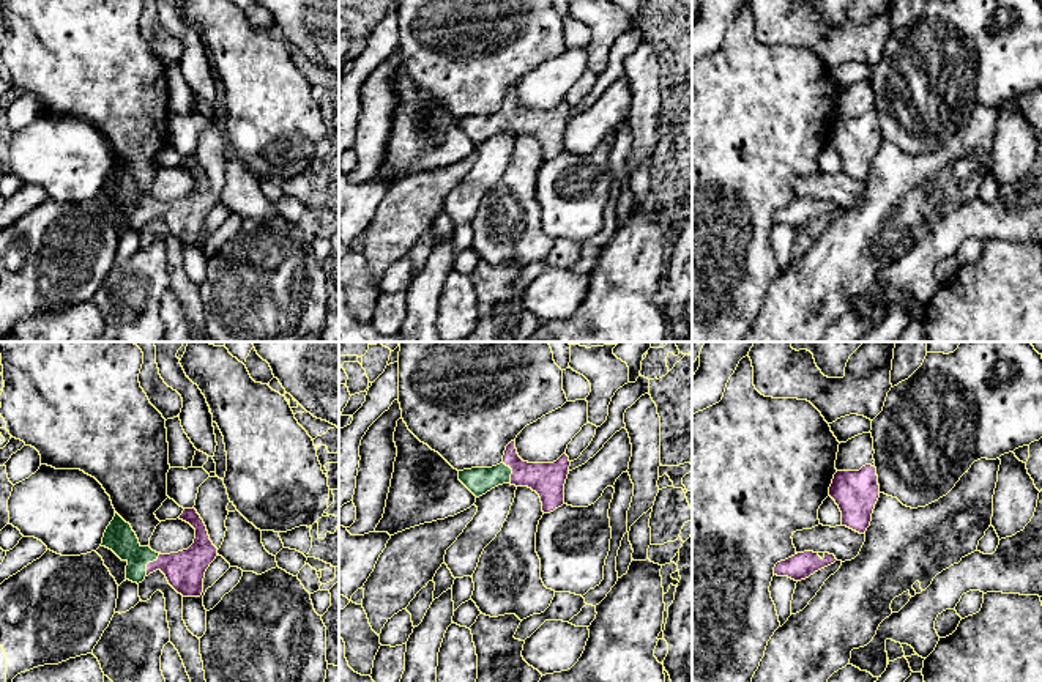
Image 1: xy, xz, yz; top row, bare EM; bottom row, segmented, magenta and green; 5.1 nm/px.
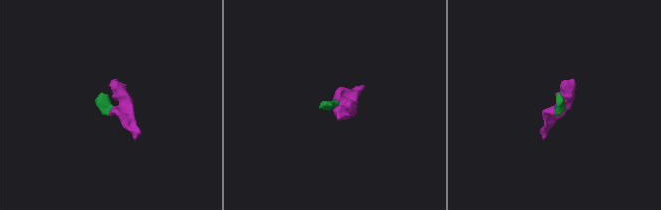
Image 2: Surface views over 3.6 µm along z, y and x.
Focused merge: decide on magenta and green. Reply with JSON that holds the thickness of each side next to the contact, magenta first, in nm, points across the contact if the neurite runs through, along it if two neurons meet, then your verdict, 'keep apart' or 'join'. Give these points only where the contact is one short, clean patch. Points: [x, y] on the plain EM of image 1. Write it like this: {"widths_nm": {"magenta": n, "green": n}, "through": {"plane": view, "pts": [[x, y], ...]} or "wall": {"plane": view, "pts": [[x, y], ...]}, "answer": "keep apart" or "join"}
{"widths_nm": {"magenta": 200, "green": 150}, "through": {"plane": "xy", "pts": [[185, 218], [166, 210], [148, 210], [119, 183]]}, "answer": "join"}

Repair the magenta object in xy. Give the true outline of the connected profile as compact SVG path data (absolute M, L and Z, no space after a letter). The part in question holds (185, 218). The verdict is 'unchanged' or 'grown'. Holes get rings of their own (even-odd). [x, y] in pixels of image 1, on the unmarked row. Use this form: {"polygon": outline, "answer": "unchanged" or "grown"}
{"polygon": "M184 156L180 167L195 176L194 191L188 197L161 202L150 194L142 194L131 172L117 159L104 180L101 194L128 209L126 227L139 232L150 221L161 217L178 241L200 244L205 219L216 206L218 195L210 187L207 173L195 156Z", "answer": "grown"}

